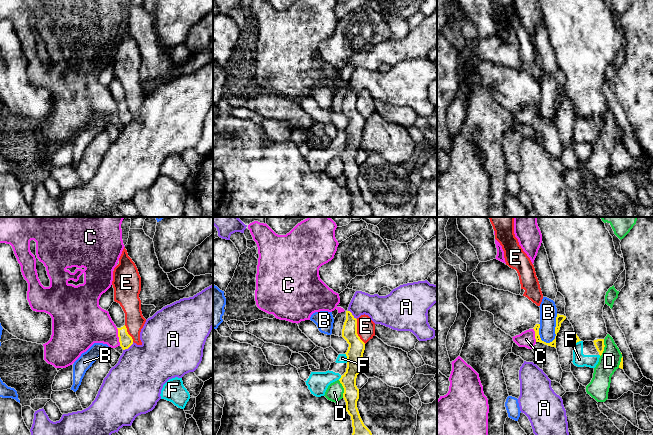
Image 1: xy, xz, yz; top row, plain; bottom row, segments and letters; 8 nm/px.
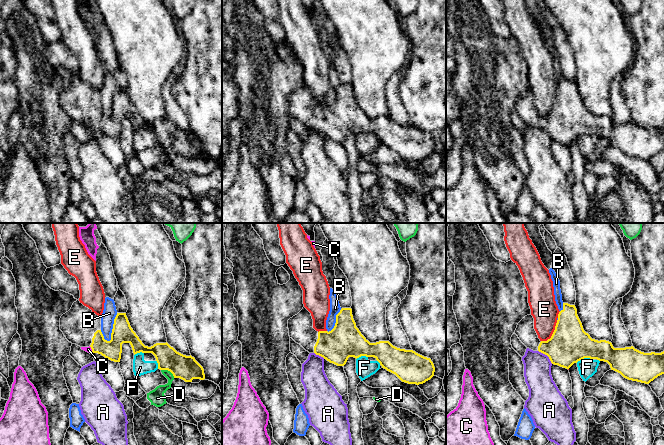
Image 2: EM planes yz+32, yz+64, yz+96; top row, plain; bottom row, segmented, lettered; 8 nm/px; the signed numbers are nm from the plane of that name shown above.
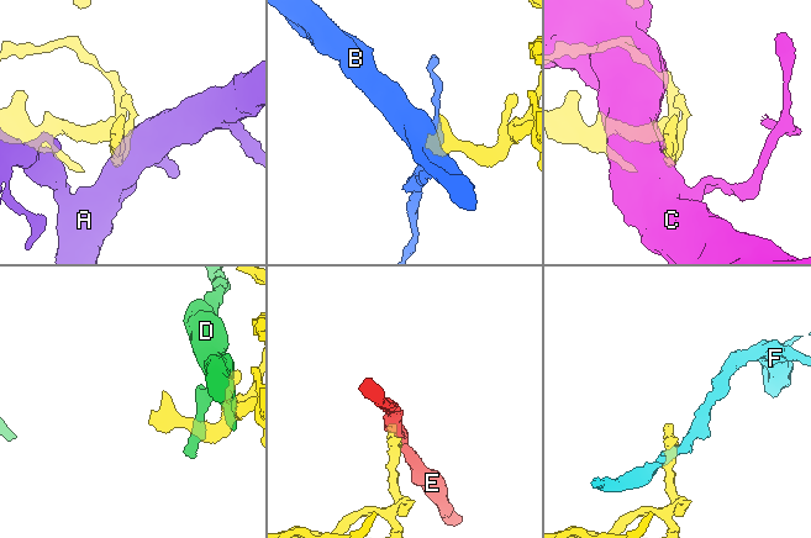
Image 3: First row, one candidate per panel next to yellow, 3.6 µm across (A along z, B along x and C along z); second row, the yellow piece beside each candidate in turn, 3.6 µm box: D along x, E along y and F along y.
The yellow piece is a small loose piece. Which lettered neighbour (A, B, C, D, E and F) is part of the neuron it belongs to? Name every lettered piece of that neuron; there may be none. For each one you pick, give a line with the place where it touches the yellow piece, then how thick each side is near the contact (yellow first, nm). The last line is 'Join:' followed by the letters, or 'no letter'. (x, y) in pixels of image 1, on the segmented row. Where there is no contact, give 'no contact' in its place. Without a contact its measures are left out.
Join: no letter

